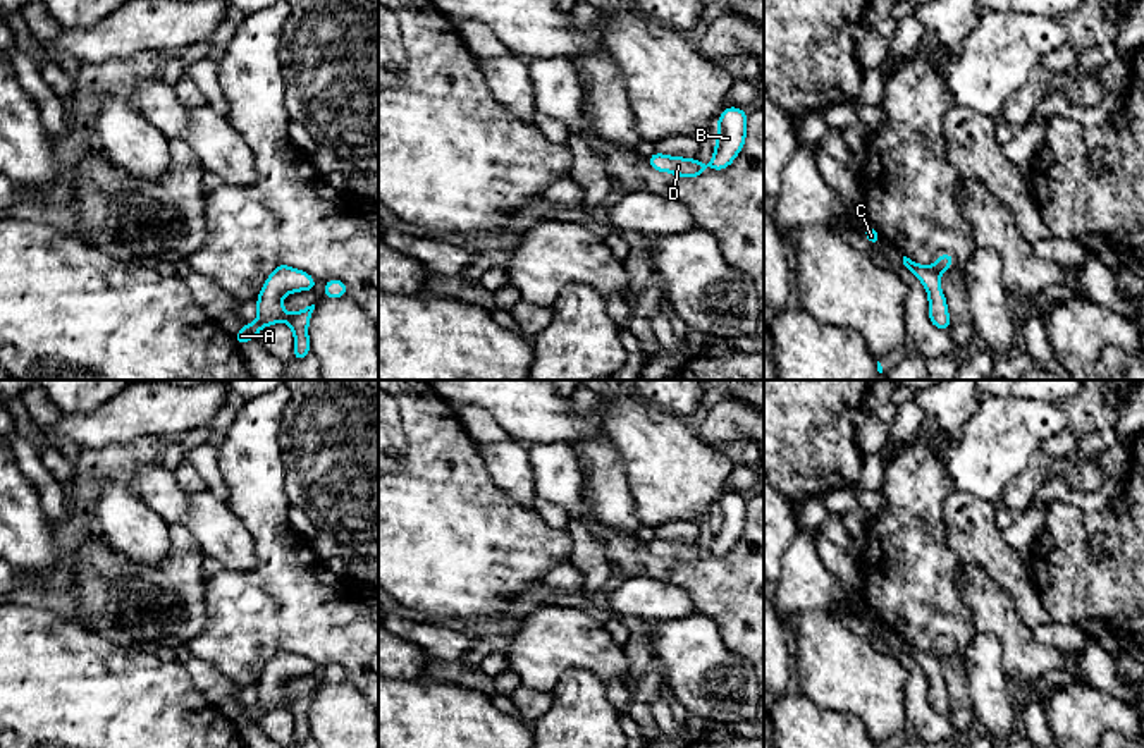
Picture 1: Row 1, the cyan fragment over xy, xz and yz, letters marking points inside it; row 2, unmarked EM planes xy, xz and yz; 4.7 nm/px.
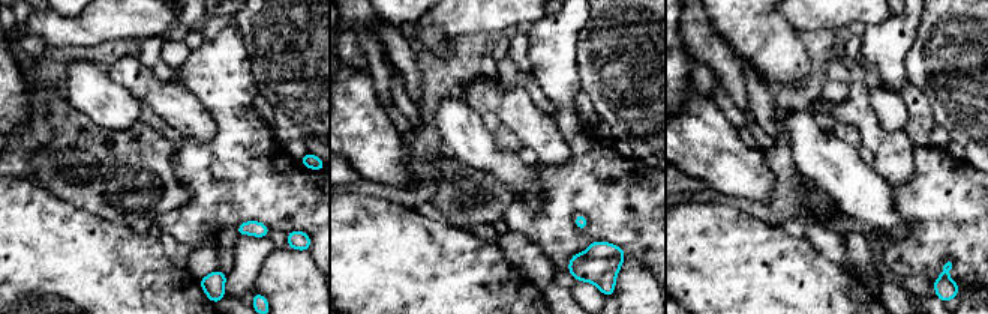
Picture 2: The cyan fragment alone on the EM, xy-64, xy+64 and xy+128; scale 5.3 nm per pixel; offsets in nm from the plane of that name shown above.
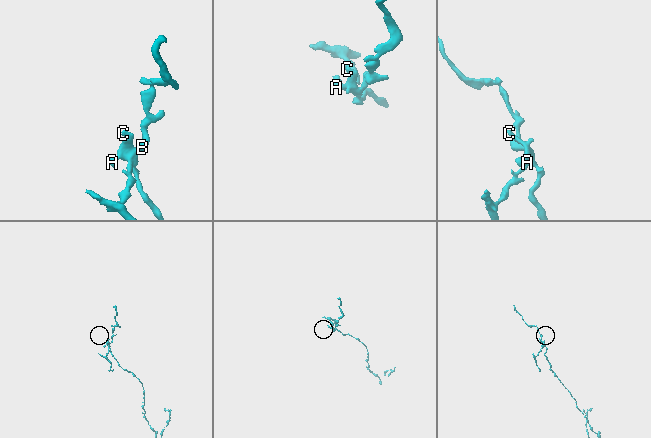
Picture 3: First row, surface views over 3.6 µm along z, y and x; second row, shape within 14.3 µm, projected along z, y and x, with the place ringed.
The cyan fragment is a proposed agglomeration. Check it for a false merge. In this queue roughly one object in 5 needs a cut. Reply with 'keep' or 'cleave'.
keep

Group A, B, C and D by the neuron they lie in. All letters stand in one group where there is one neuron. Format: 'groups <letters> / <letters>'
groups A B C D

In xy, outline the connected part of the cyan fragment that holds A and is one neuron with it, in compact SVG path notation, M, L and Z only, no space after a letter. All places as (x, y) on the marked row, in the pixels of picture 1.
M284 263L277 265L265 280L256 299L256 322L244 323L244 327L234 335L236 342L243 346L244 342L256 339L263 327L287 322L294 334L294 361L304 359L310 354L308 323L315 304L287 315L282 299L291 292L315 291L315 284L317 280L310 273Z

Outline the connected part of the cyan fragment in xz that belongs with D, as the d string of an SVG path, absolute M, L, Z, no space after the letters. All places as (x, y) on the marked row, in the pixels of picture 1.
M728 107L717 119L717 138L716 150L710 158L710 163L705 167L697 158L681 158L661 155L655 151L650 155L649 165L659 172L671 172L678 177L698 177L707 169L724 170L733 163L745 144L747 138L747 112L738 107Z

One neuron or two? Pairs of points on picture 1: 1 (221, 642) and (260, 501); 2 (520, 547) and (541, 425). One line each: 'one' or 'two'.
1: one
2: two

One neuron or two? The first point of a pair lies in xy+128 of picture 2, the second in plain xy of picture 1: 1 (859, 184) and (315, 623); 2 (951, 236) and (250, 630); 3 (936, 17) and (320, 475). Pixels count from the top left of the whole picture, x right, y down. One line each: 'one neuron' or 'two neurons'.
1: two neurons
2: one neuron
3: one neuron

